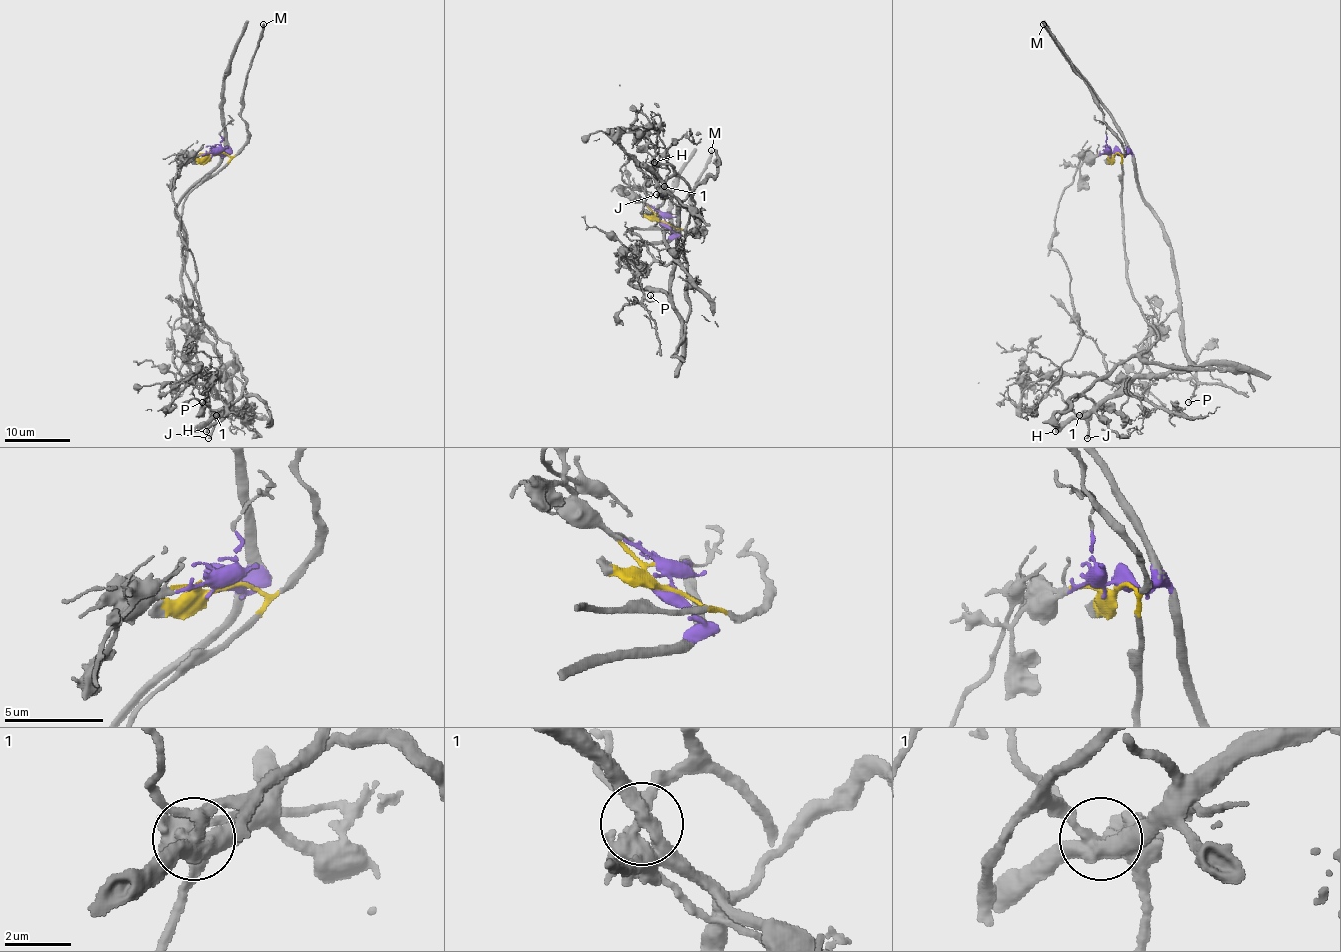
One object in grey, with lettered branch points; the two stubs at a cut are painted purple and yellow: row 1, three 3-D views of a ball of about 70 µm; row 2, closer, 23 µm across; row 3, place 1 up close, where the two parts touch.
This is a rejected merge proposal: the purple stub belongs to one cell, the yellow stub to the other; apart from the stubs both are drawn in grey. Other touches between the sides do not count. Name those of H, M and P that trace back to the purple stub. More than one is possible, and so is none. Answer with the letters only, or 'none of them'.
P

